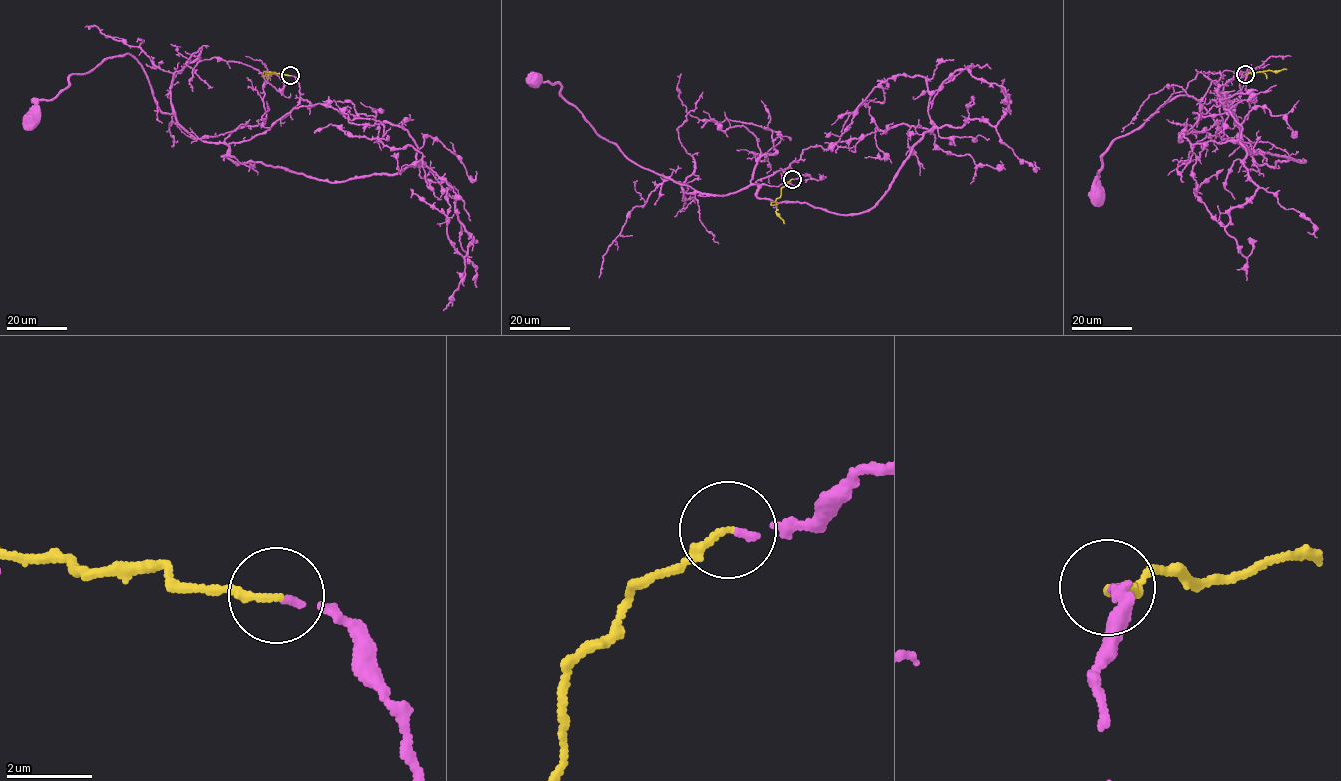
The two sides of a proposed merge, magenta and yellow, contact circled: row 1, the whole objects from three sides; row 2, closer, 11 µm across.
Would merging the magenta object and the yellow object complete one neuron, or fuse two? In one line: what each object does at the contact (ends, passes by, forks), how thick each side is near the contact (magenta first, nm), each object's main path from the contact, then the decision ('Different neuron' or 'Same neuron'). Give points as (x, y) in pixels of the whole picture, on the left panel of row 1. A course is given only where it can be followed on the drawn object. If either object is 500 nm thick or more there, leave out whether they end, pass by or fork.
At the ring magenta ends. At the ring yellow ends. Thickness 130 nm (magenta) against 180 nm. Course of magenta: (290, 75), (300, 102), (240, 142), (184, 130), (126, 53), (71, 74), (51, 100), (39, 100), (32, 120). Course of yellow: (290, 75), (272, 74). Same neuron

